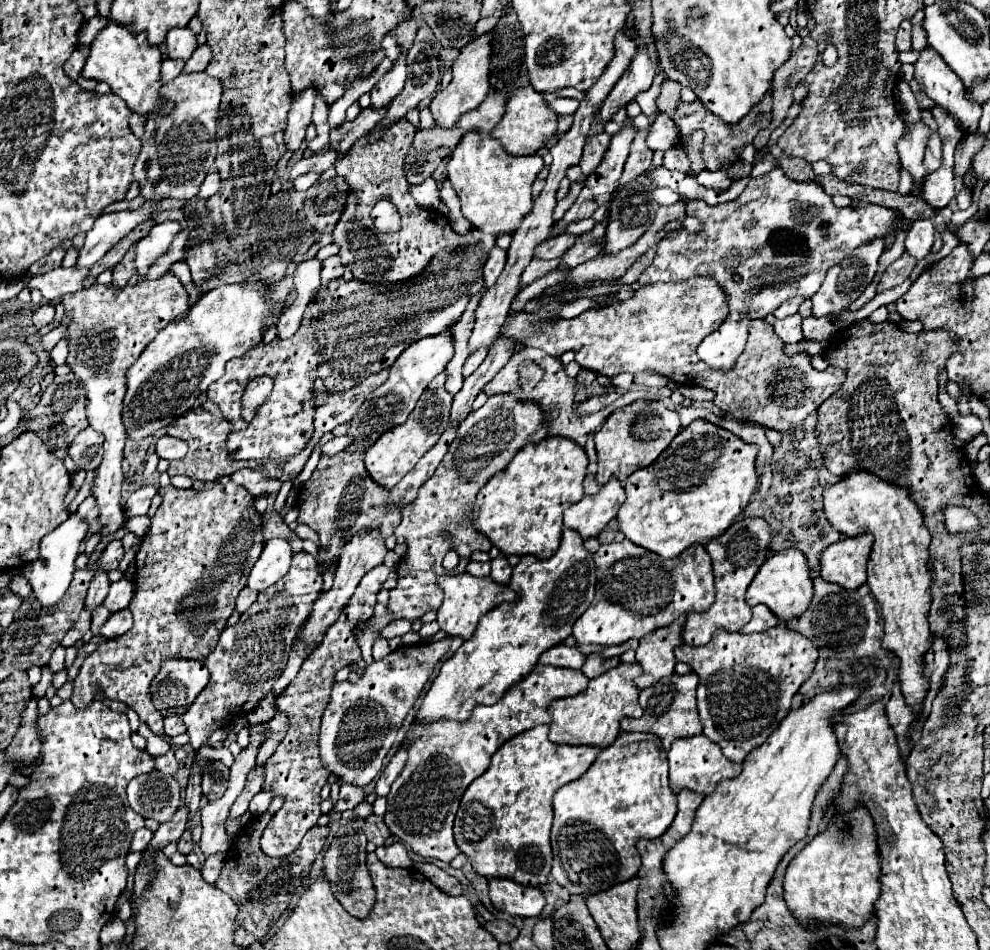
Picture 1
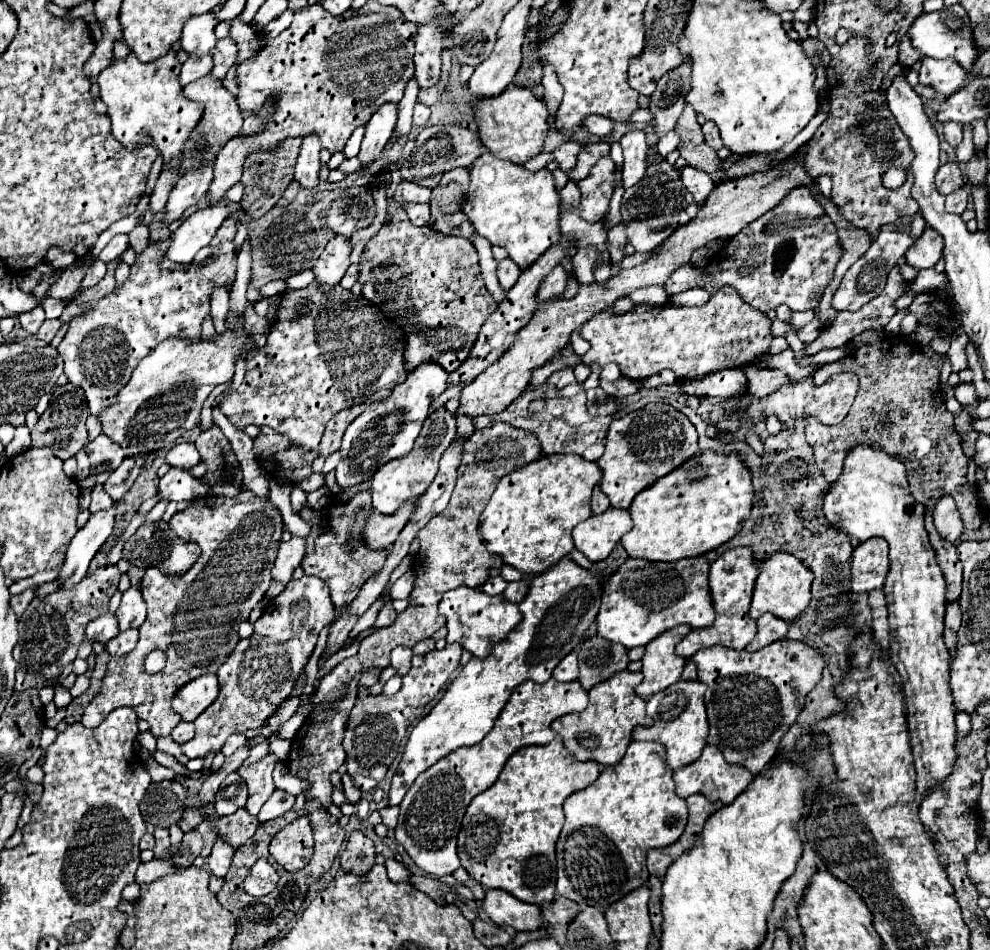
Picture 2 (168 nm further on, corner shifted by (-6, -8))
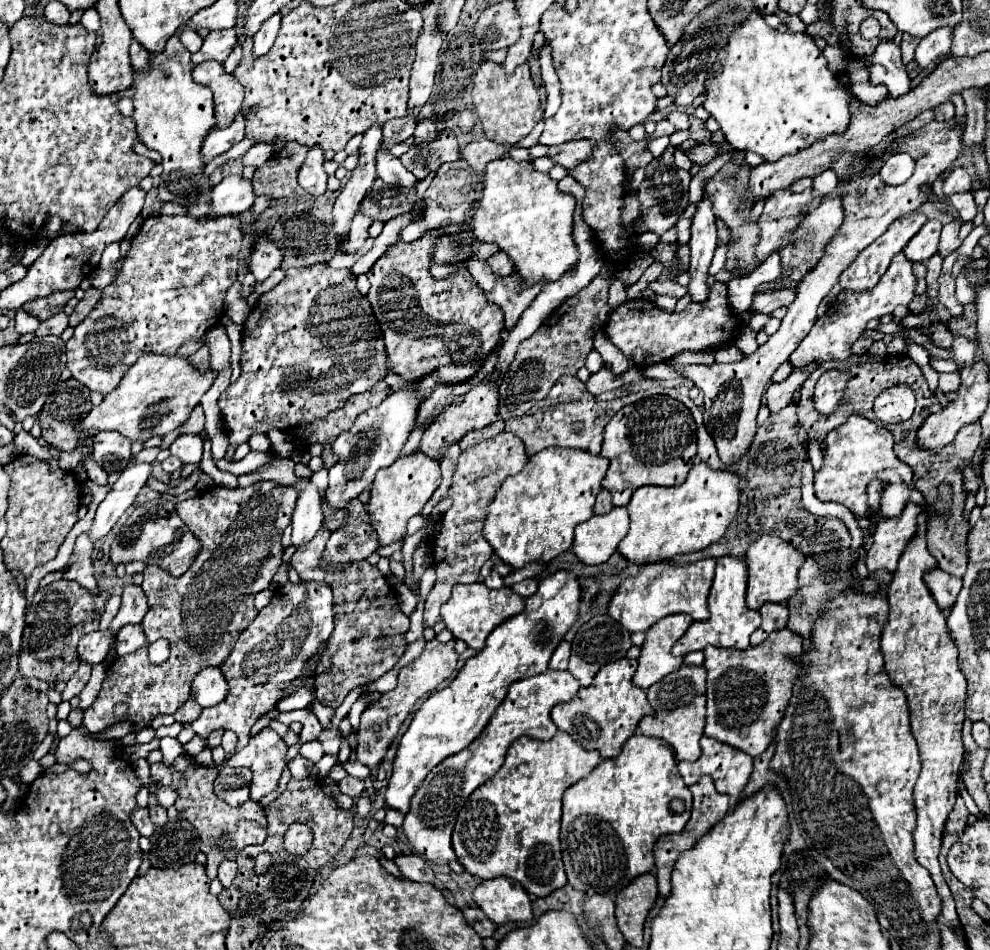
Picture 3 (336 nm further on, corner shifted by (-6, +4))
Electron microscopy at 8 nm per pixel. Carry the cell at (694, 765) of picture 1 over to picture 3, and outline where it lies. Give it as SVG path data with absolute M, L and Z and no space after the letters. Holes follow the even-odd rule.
M707 736L701 738L701 750L703 754L697 762L677 764L685 784L691 786L701 776L709 774L715 782L715 788L721 794L727 794L731 800L737 800L753 772L753 758L741 750L735 750Z

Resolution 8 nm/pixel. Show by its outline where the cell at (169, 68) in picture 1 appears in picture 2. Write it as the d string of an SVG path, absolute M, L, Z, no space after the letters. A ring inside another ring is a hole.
M205 54L205 56L189 56L183 66L181 66L181 72L179 72L179 82L183 86L187 86L189 82L209 74L213 68L213 60L211 60L211 54Z

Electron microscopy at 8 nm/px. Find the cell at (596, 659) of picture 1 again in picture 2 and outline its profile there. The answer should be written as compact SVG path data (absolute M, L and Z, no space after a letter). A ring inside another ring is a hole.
M599 636L587 638L579 650L579 682L585 690L609 680L629 664L627 650L621 644L609 644Z

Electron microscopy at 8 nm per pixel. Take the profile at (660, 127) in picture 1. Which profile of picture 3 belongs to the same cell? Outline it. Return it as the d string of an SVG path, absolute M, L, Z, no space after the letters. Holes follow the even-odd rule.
M673 110L673 112L667 116L667 120L669 120L675 128L679 128L679 130L687 130L687 128L689 128L689 116L687 116L685 112Z

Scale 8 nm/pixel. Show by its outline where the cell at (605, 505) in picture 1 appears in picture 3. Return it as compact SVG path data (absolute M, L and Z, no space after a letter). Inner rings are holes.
M613 508L609 514L591 516L585 524L575 528L573 554L583 564L603 564L617 550L629 528L629 514L625 508Z

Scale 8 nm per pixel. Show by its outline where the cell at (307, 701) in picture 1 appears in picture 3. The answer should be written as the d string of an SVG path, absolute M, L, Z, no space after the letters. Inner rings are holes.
M291 824L289 826L289 832L285 834L285 850L291 852L291 854L305 854L309 850L309 844L311 844L311 832L305 824Z

